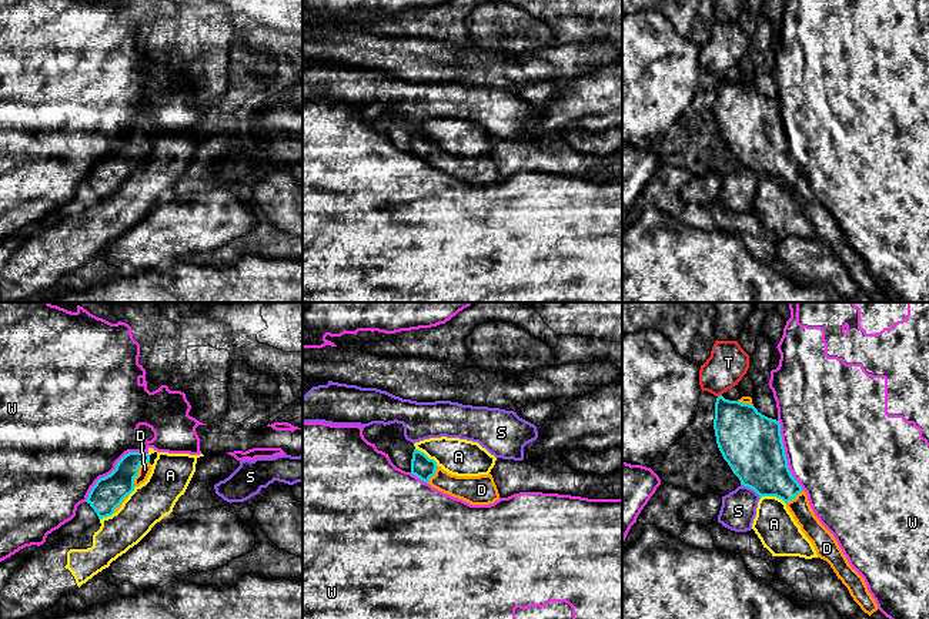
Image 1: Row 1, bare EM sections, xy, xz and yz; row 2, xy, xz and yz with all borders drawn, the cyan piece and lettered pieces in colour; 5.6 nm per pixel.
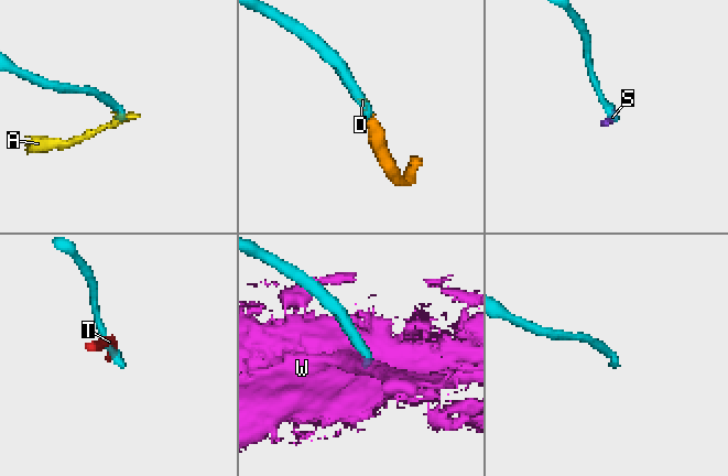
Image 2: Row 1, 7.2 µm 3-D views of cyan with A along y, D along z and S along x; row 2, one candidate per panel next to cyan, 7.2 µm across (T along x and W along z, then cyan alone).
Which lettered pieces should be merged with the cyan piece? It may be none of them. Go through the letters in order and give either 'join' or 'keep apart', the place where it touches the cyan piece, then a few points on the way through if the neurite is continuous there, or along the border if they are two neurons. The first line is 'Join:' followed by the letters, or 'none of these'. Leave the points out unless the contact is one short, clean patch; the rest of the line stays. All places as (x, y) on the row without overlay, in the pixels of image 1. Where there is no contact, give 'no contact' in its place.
Join: D
A: keep apart; meets cyan in yz at (774, 176)
D: join; meets cyan in xy at (137, 151)
S: keep apart; meets cyan in yz at (751, 169); border along yz (741, 164), (751, 169), (759, 178)
T: keep apart; meets cyan in yz at (719, 76)
W: keep apart; meets cyan in xy at (114, 150)

